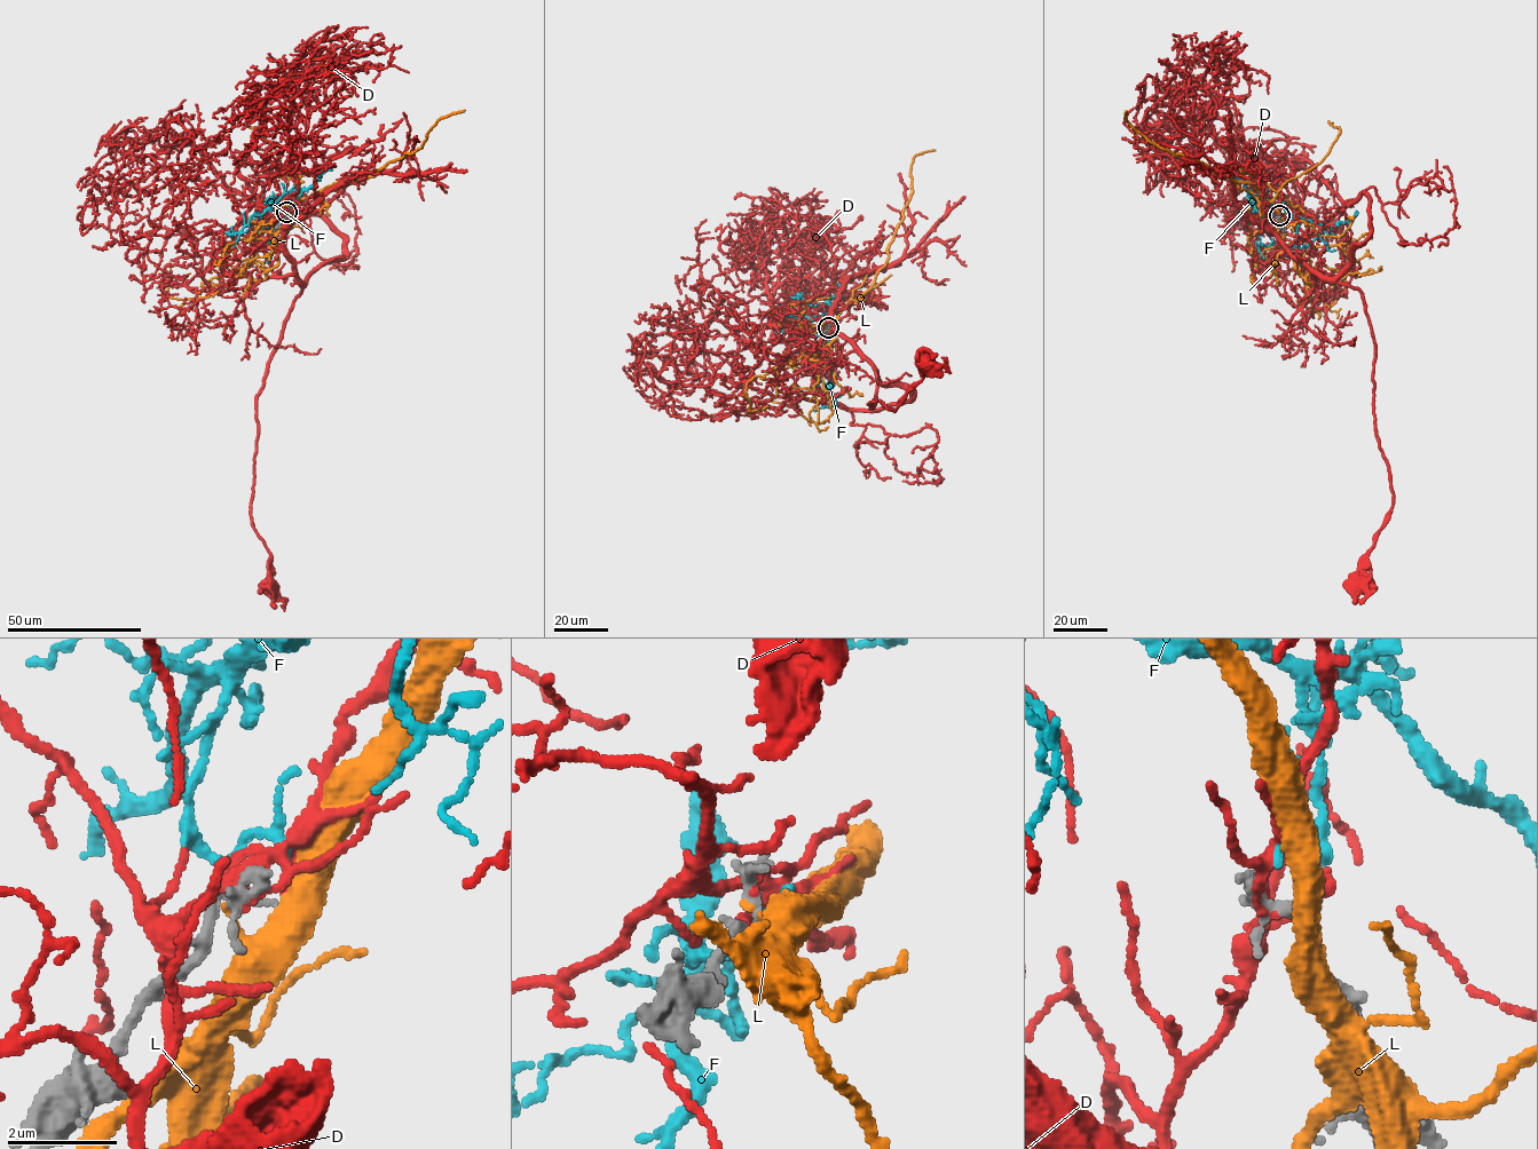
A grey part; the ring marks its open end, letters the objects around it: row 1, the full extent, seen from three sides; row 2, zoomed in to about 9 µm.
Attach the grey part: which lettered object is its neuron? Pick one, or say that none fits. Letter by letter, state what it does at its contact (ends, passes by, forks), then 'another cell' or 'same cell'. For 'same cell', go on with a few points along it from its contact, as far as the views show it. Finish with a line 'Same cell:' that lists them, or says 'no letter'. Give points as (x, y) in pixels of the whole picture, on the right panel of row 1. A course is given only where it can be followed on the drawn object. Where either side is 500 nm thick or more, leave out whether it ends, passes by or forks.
D: it ends; another cell
F: it passes by; same cell; course (1279, 216), (1278, 206), (1260, 197), (1266, 199), (1259, 215), (1260, 242), (1270, 247), (1272, 238)
L: it ends; another cell
Same cell: F

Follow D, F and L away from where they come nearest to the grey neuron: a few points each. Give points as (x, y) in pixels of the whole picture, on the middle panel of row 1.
D: (828, 327), (827, 319), (875, 370), (873, 406), (868, 403), (881, 399), (897, 409), (928, 363)
F: (828, 327), (826, 329), (827, 314), (823, 310), (820, 316), (787, 316), (779, 325), (779, 332)
L: (828, 326), (868, 290), (884, 264), (889, 244), (912, 191), (913, 159), (935, 150)

